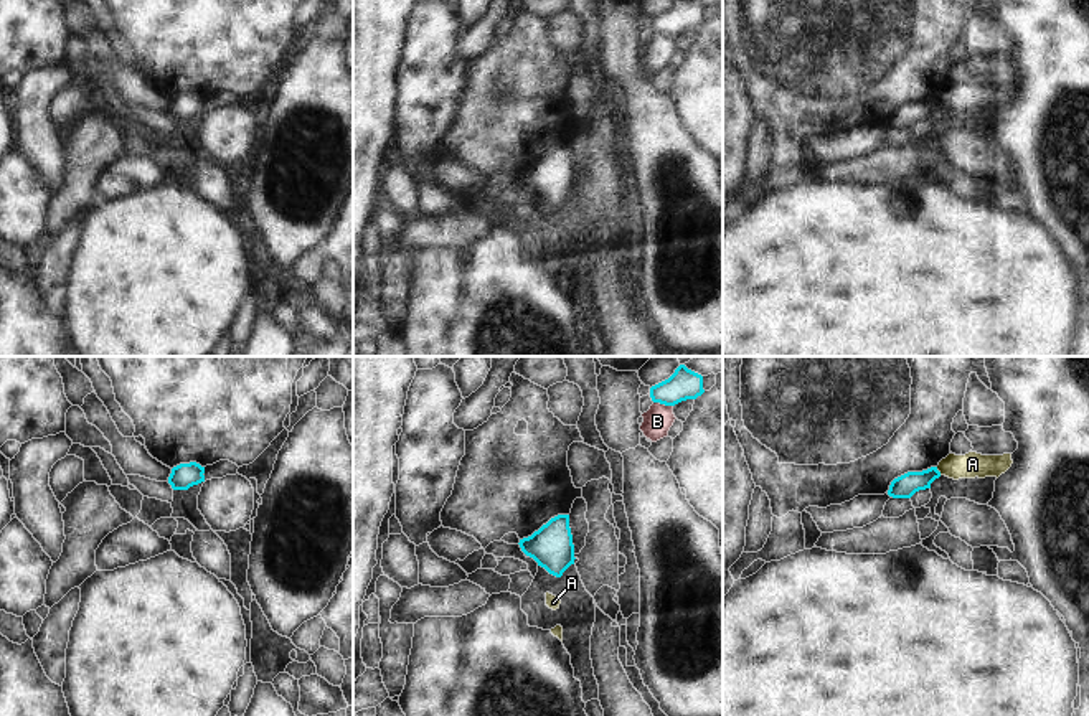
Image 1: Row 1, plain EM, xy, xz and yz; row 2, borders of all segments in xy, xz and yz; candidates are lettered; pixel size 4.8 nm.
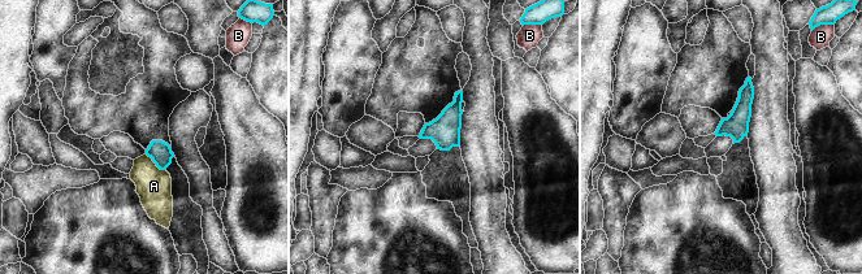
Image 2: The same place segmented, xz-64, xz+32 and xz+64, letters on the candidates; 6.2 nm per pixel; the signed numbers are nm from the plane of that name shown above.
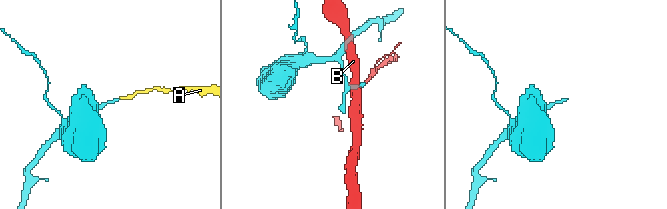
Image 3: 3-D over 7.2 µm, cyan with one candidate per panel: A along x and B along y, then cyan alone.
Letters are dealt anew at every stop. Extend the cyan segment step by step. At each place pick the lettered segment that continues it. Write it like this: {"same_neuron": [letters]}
{"same_neuron": []}

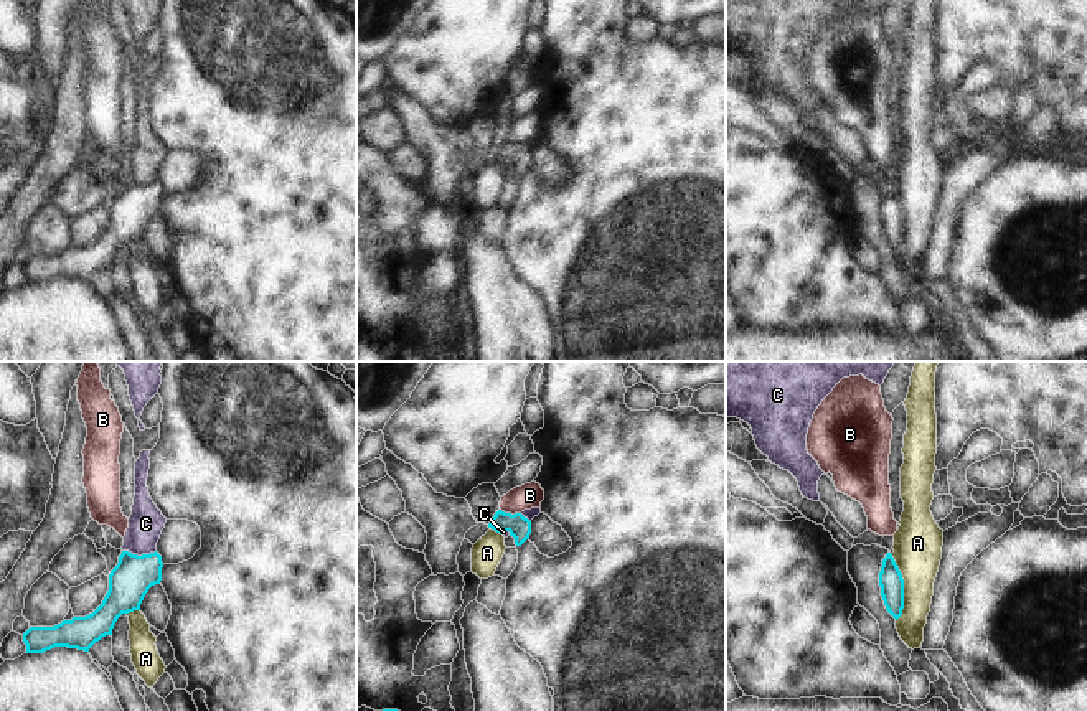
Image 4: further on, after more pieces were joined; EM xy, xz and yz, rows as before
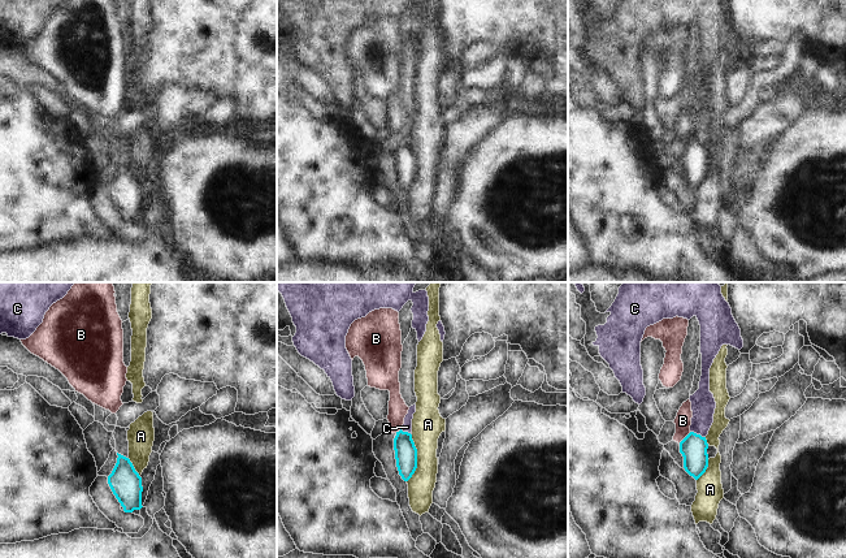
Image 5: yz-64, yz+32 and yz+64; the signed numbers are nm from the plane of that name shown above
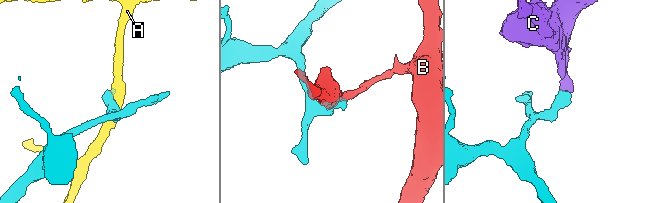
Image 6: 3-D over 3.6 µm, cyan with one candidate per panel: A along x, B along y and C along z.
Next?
{"same_neuron": []}

